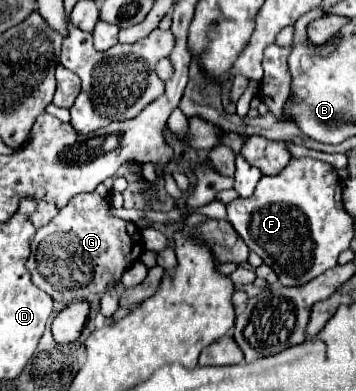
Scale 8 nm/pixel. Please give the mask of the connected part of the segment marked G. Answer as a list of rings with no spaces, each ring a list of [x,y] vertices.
[[[101,184],[95,192],[79,194],[71,198],[71,202],[41,230],[35,232],[31,240],[31,256],[27,260],[27,270],[31,274],[31,282],[45,290],[55,302],[71,304],[77,300],[89,300],[91,296],[103,296],[107,288],[121,284],[121,274],[141,258],[143,254],[143,238],[137,226],[115,218],[109,214],[109,190]]]

